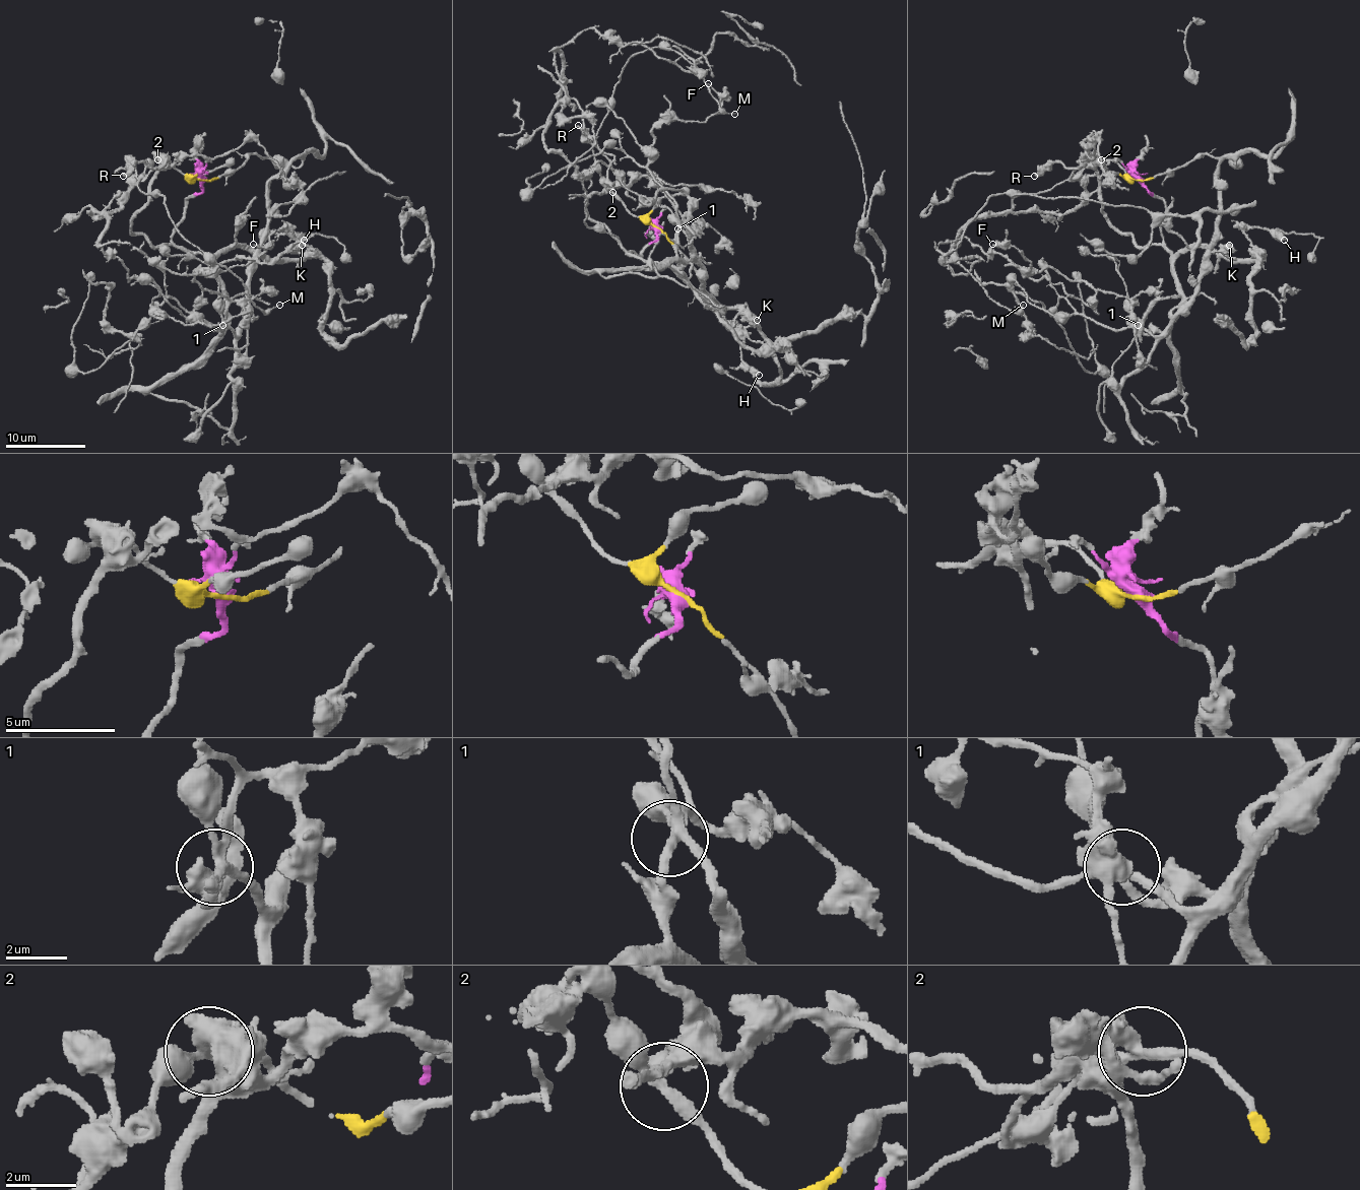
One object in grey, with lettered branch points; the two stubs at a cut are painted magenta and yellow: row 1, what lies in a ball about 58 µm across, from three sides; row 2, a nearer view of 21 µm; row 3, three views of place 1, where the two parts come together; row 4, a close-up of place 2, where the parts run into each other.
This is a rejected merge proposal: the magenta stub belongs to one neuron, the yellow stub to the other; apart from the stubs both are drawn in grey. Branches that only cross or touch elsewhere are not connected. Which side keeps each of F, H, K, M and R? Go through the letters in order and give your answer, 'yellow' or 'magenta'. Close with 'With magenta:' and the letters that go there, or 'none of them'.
F: magenta
H: magenta
K: magenta
M: yellow
R: magenta
With magenta: F, H, K, R

